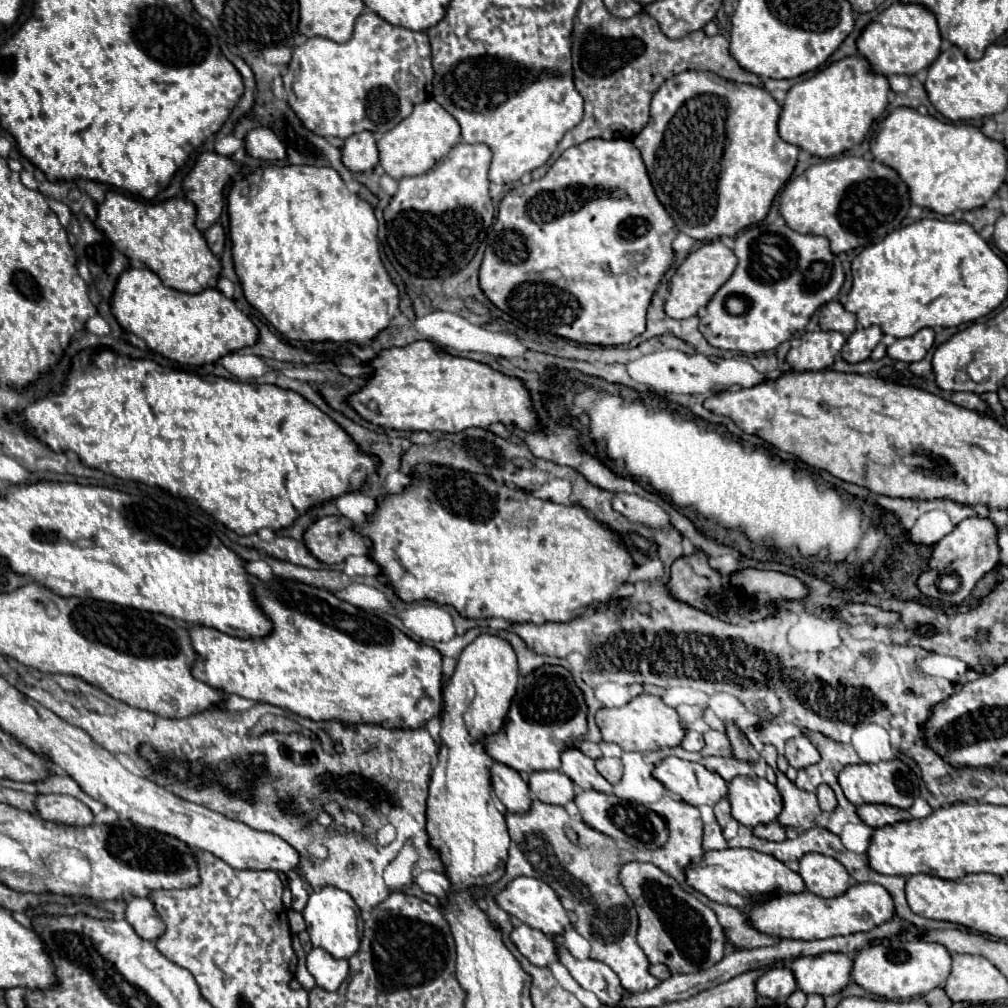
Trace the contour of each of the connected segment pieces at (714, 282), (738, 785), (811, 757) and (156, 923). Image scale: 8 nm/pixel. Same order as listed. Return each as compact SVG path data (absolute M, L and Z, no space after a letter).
M710 241L702 247L698 247L696 251L692 251L670 279L670 295L664 303L666 315L672 319L688 319L688 317L696 315L698 309L710 301L714 291L718 291L718 287L722 287L722 283L726 283L726 279L732 275L734 267L736 267L736 263L738 263L736 255L728 247L724 247L720 241Z
M734 777L730 781L728 799L732 817L746 827L772 823L782 813L782 797L776 785L762 777Z
M800 735L796 739L790 739L786 743L786 753L784 755L788 759L788 765L794 767L794 769L802 769L802 767L814 765L820 759L818 749L810 743L810 739L806 735Z
M128 897L126 899L126 921L134 931L148 941L156 941L164 931L162 919L156 915L154 905L148 897Z

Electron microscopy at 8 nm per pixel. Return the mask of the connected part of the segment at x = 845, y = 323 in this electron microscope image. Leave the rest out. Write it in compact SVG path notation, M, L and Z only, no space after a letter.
M830 301L820 307L820 327L824 331L838 331L848 337L856 329L856 315L846 311L838 301Z

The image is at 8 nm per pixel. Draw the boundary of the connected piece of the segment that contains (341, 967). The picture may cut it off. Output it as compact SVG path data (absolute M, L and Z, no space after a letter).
M312 949L306 957L306 963L310 975L316 979L316 985L326 991L336 991L350 971L346 959L336 959L324 949Z

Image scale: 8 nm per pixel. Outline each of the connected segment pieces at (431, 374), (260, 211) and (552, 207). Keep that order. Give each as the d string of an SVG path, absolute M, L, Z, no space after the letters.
M432 341L382 349L366 365L372 369L370 379L360 391L348 395L346 401L360 417L374 425L428 433L458 433L466 427L486 429L490 423L514 423L524 431L538 427L522 381L506 377L484 363L454 357Z
M262 165L256 171L244 175L242 179L236 179L228 191L228 217L230 217L230 241L232 241L232 259L234 269L240 279L242 291L246 301L258 309L268 323L274 325L276 331L280 331L284 337L292 341L352 341L358 345L366 345L378 331L390 325L392 317L398 315L398 289L388 277L380 253L378 253L378 221L374 217L374 209L362 201L358 195L350 193L346 183L340 179L340 175L332 167L316 167L316 165Z
M588 139L586 143L580 143L578 147L566 149L542 179L510 189L500 201L496 223L488 235L492 235L492 245L486 247L486 253L482 259L480 287L484 295L500 311L508 313L510 317L516 317L522 325L542 331L542 333L552 333L552 335L572 339L578 343L594 343L594 345L608 347L608 345L626 345L646 329L646 309L652 299L652 293L658 281L662 279L662 275L666 273L666 269L674 261L674 251L670 245L672 245L672 239L676 237L676 231L674 231L674 221L670 219L670 215L666 215L666 209L658 203L654 189L650 187L650 179L646 175L646 167L640 157L640 151L626 139L610 139L610 141Z

